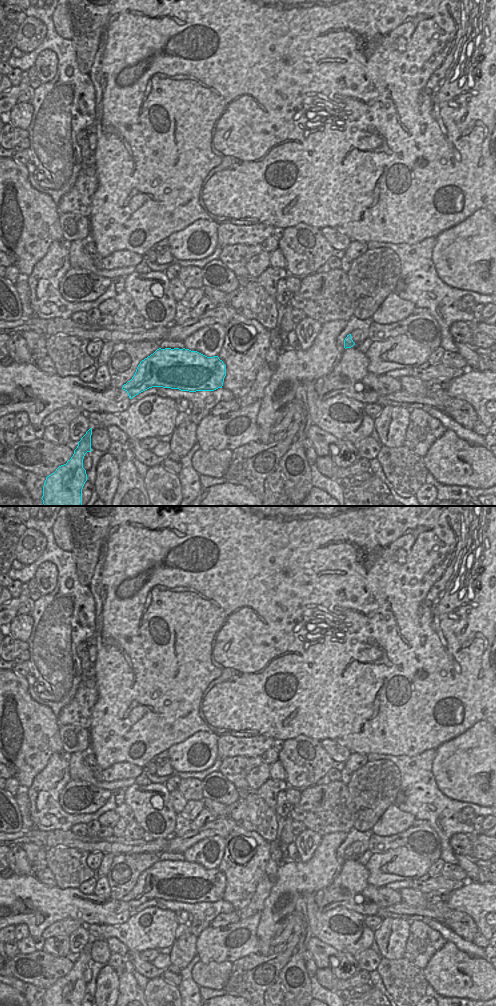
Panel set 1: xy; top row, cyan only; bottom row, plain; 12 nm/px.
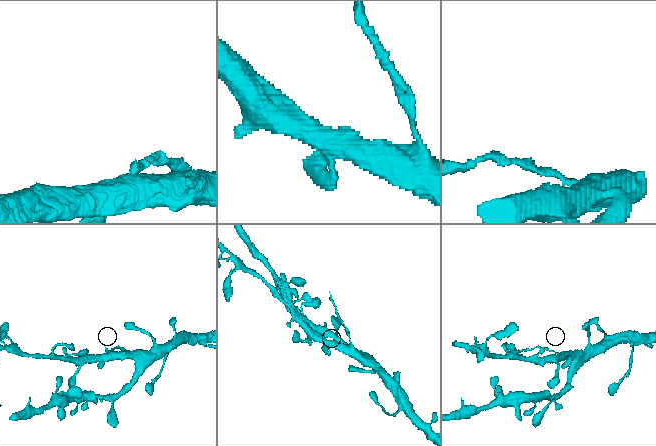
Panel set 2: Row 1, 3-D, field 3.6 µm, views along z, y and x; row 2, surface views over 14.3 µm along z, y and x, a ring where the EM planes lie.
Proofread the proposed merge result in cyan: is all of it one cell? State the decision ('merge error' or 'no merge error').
merge error

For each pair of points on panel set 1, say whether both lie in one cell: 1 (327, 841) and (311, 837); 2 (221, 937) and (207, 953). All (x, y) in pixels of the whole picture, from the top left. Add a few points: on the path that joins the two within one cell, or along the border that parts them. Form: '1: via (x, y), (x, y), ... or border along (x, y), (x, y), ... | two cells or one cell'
1: border along (322, 836), (313, 855), (309, 859) | two cells
2: via (218, 941), (210, 949) | one cell

